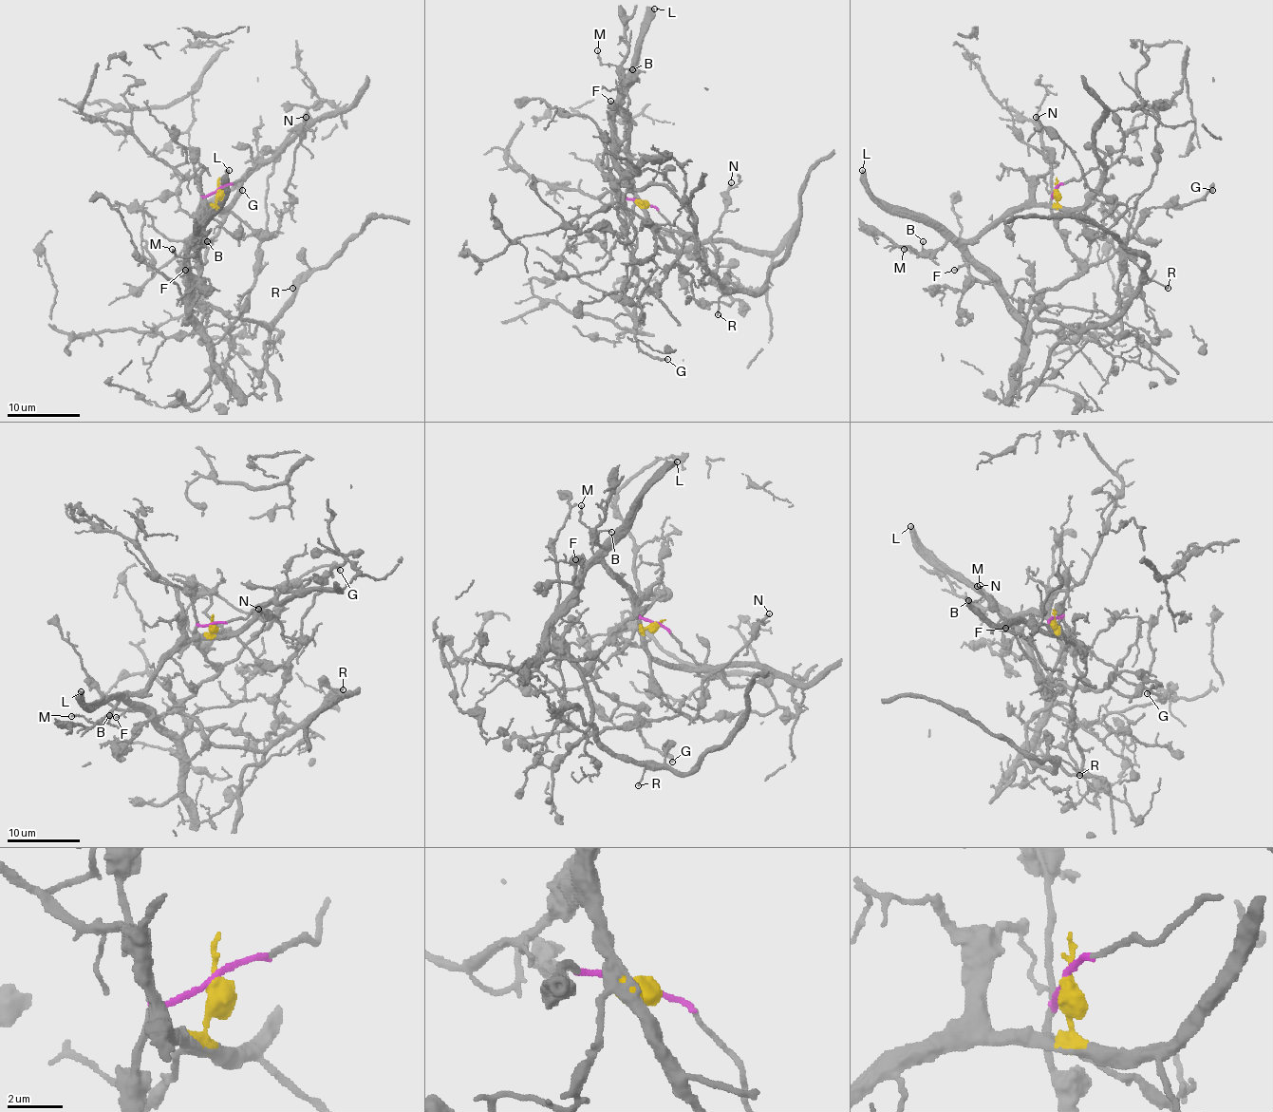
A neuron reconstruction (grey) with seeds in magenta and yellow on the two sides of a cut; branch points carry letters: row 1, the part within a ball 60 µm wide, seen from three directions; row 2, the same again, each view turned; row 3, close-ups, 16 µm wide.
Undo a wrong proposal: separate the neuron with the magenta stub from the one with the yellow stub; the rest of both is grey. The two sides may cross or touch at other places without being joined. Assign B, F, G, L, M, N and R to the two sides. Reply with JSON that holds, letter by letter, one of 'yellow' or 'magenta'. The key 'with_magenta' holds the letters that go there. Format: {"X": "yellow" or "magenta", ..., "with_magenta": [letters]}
{"B": "yellow", "F": "yellow", "G": "magenta", "L": "yellow", "M": "yellow", "N": "yellow", "R": "magenta", "with_magenta": ["G", "R"]}

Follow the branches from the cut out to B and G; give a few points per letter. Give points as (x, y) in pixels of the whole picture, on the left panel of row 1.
B: (218, 191), (215, 203), (205, 209), (203, 235), (196, 241), (196, 251), (207, 241)
G: (218, 191), (201, 199), (199, 263), (221, 216), (213, 201), (241, 191)

